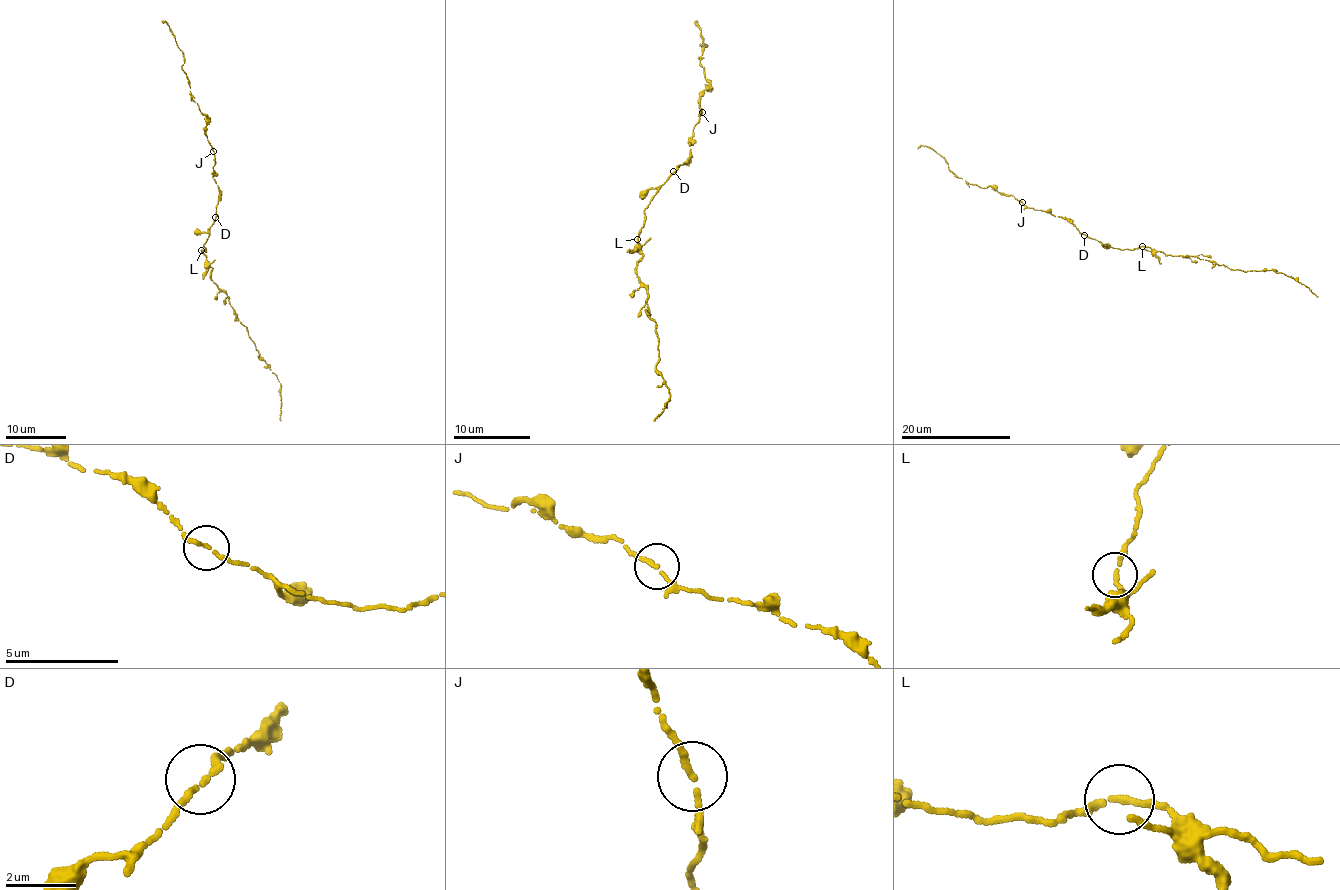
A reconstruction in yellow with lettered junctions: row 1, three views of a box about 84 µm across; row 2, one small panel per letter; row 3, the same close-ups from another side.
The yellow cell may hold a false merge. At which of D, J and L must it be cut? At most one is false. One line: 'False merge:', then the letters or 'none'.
False merge: none

